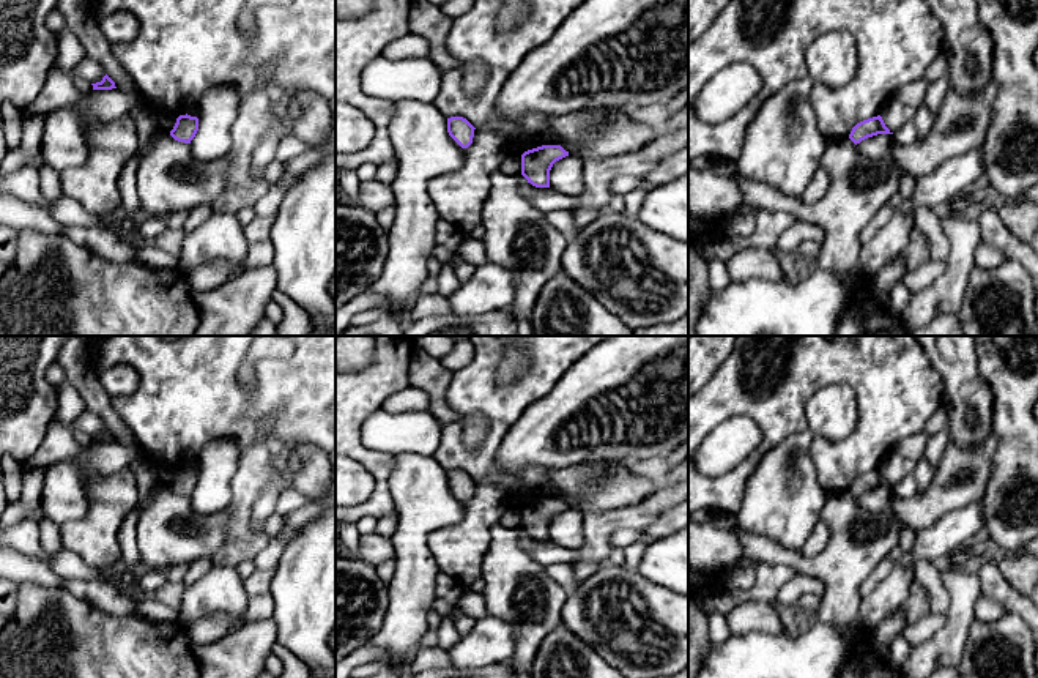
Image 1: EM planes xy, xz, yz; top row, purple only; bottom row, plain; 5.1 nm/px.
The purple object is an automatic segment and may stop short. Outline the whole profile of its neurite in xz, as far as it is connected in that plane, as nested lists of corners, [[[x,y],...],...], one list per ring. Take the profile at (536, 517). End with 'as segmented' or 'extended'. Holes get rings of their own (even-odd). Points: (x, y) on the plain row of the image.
[[[542,498],[521,508],[521,528],[536,541],[550,541],[553,517],[569,509],[561,498]]]; as segmented

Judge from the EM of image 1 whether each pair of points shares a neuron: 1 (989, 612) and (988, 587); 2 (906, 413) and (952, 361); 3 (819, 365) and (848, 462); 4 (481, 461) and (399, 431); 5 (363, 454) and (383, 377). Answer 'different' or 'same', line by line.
1: different
2: different
3: same
4: different
5: same

